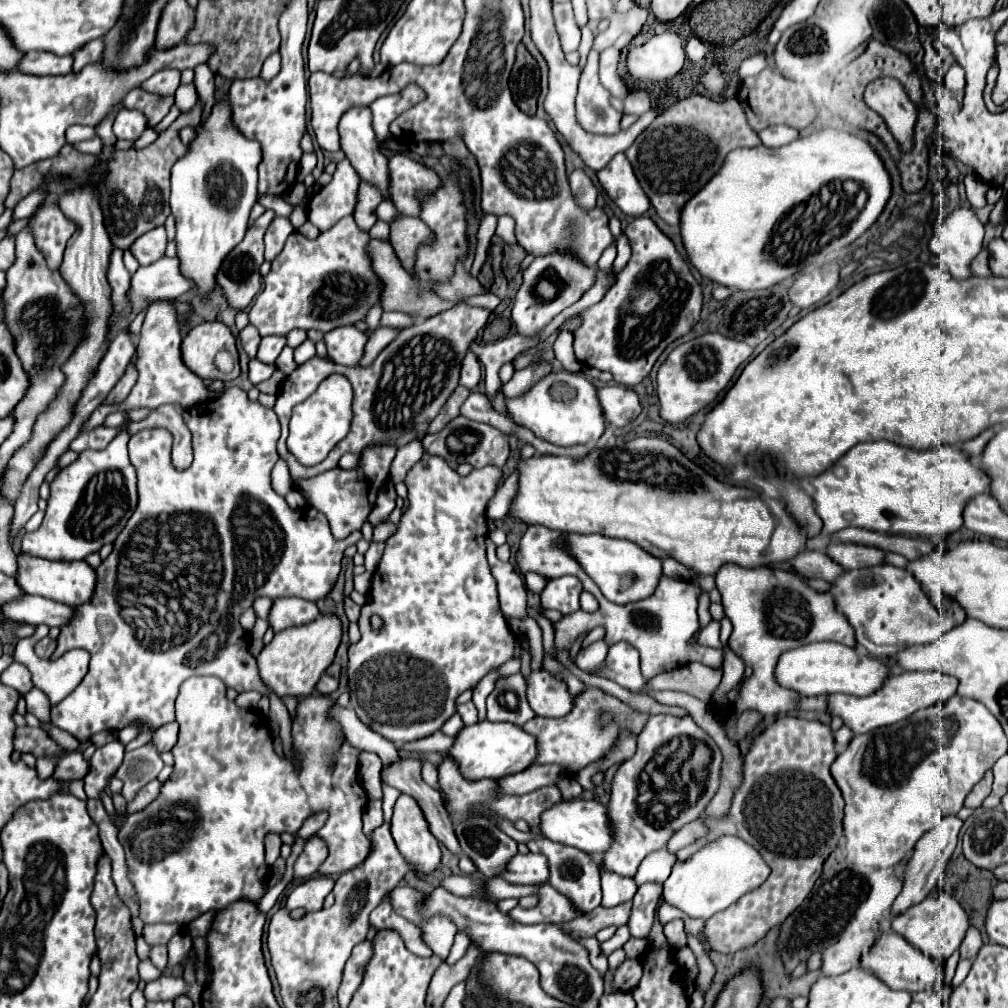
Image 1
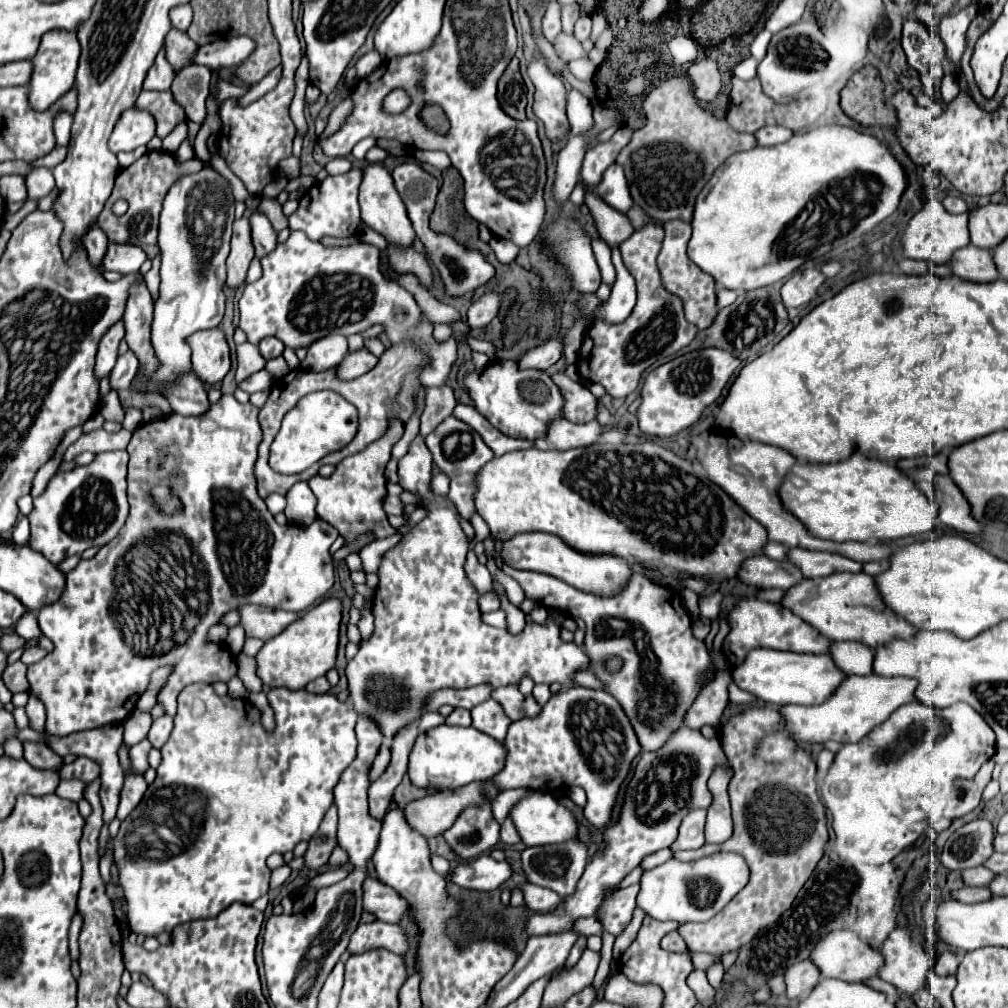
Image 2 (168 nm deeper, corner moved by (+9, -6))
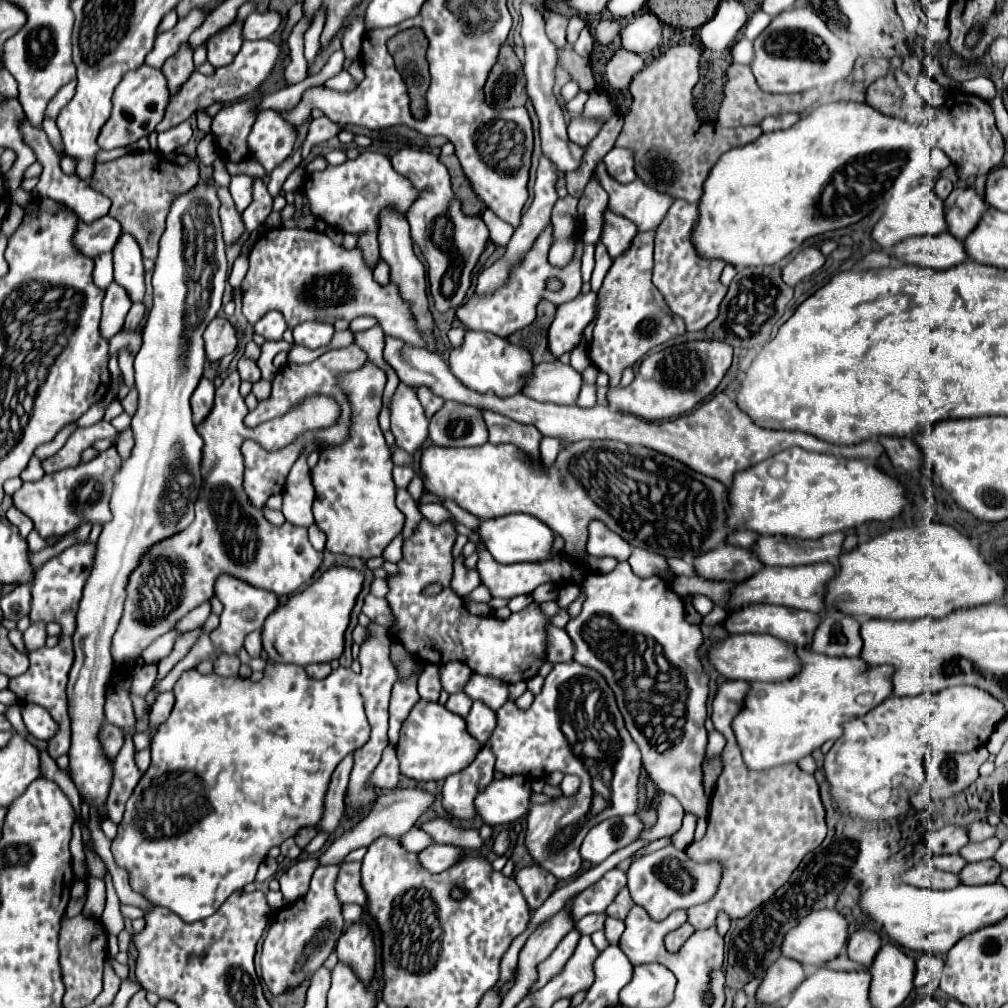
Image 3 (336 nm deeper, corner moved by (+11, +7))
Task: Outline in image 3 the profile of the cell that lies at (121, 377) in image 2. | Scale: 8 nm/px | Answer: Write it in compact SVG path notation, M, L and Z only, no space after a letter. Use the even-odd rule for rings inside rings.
M143 301L135 303L135 305L129 309L129 313L127 313L125 327L129 327L129 329L135 329L135 327L139 327L139 323L141 323L141 319L143 319L145 311L147 311L147 307L145 307L145 303L143 303Z

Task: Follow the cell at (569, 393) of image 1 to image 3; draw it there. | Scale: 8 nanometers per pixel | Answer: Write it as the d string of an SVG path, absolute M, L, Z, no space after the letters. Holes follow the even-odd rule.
M465 331L463 343L453 347L449 353L449 369L465 387L477 393L493 391L499 397L511 397L521 393L523 375L533 369L533 361L525 349L509 343L507 339L487 331Z

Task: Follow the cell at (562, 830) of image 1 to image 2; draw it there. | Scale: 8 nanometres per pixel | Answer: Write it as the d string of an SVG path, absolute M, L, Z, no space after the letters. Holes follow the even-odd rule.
M531 792L525 800L513 806L511 818L525 846L545 846L545 844L563 844L569 840L579 840L577 816L569 808L559 804L549 792Z

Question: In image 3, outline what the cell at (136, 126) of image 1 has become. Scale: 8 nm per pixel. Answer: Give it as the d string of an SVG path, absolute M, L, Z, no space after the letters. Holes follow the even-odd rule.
M141 65L135 71L129 71L121 85L117 85L113 95L113 109L107 123L101 127L101 133L97 137L97 145L101 149L117 149L117 147L129 147L141 137L155 131L155 127L165 117L165 109L169 105L169 89L167 79L161 69L155 69L151 65Z

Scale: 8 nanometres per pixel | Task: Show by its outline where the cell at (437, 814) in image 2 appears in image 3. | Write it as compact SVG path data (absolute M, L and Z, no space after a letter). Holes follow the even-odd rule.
M397 789L397 791L387 791L383 795L379 795L373 805L369 807L369 811L365 813L365 817L351 829L347 829L341 837L337 837L329 849L317 857L317 863L319 865L339 865L353 849L359 849L359 847L367 847L371 845L375 839L379 839L381 835L385 837L399 837L403 833L407 833L415 823L417 819L431 807L431 803L435 801L433 795L425 793L425 791L419 791L419 789Z

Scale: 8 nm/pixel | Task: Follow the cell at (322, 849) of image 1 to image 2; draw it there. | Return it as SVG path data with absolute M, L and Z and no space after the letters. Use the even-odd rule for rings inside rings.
M331 806L331 810L323 818L319 830L309 840L307 852L303 856L305 868L307 870L317 870L317 868L325 866L329 856L331 856L331 850L333 850L335 842L337 842L337 814L335 814L335 806Z

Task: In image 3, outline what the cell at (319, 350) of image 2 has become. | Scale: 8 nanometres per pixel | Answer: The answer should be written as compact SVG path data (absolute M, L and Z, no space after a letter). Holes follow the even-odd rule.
M305 321L297 327L293 327L293 339L297 345L317 349L321 345L329 343L329 337L333 337L333 325L321 323L321 321Z

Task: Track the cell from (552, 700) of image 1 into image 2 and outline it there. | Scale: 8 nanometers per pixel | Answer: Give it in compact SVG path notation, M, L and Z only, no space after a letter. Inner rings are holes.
M507 684L501 688L495 688L491 694L497 702L503 702L503 708L507 710L507 716L511 720L521 720L521 718L535 718L541 714L541 704L531 696L521 694L517 684Z

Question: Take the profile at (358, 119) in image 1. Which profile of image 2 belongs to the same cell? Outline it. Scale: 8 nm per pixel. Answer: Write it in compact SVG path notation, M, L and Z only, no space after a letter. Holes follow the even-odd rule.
M369 164L363 170L363 182L359 186L359 204L361 204L361 218L367 226L381 232L387 242L395 242L399 246L411 246L415 238L415 230L411 230L411 222L407 218L403 200L399 198L391 174L381 164Z

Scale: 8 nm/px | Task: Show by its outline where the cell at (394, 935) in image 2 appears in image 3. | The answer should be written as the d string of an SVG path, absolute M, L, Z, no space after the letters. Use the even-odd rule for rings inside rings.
M353 923L337 943L339 963L349 965L367 987L371 985L375 973L375 953L377 947L373 943L373 935L363 923Z

